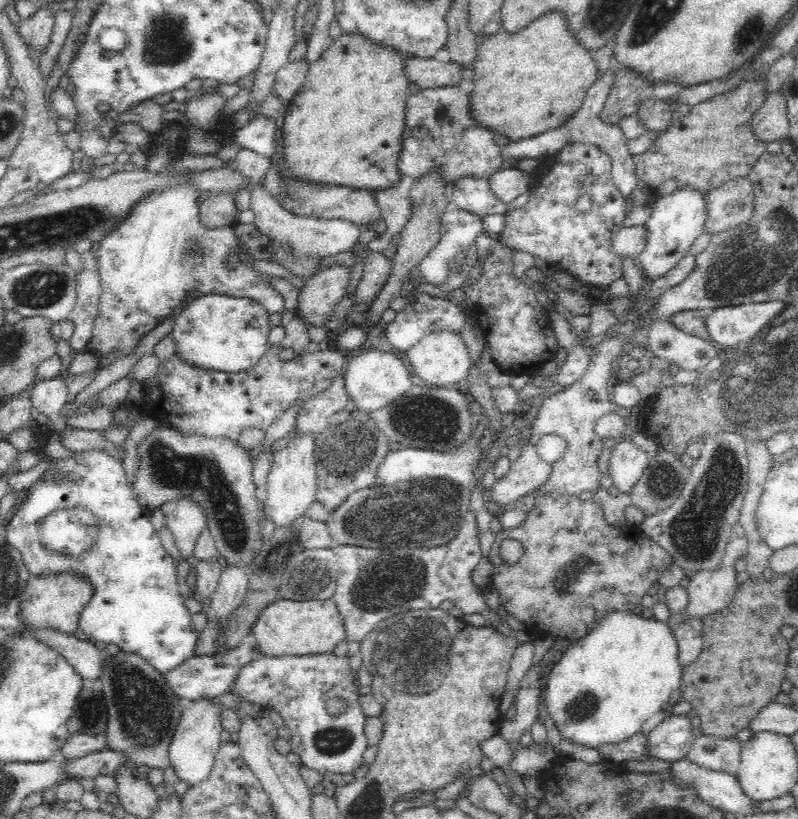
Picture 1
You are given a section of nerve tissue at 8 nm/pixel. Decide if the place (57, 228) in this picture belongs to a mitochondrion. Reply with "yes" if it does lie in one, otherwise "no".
yes

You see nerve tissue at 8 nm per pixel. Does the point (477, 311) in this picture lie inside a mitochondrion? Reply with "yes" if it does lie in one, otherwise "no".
no

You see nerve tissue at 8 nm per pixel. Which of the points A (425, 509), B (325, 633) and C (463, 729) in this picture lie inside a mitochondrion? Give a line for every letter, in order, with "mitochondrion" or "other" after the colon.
A: mitochondrion
B: other
C: other

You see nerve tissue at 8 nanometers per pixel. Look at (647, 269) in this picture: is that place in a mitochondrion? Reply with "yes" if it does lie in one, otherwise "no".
no

